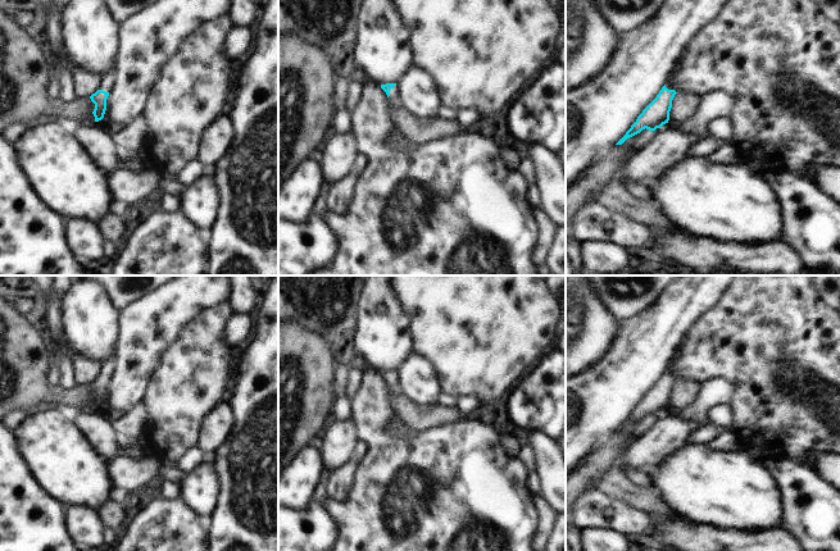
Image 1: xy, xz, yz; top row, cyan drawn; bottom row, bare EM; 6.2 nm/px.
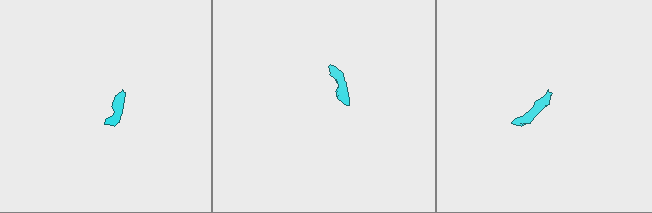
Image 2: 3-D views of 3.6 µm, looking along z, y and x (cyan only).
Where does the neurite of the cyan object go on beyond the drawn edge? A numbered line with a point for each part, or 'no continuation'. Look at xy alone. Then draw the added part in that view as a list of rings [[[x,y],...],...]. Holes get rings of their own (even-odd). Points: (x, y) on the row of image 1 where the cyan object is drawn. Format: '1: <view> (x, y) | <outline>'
1: xy (107, 81) | [[[113,73],[104,74],[104,77],[101,78],[101,85],[99,86],[99,90],[103,90],[105,92],[110,92],[113,82],[114,82]]]

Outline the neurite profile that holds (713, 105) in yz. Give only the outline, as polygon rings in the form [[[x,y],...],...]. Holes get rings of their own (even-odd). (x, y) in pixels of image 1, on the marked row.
[[[722,91],[709,92],[703,96],[696,113],[690,120],[678,126],[681,131],[690,135],[709,137],[708,124],[719,117],[726,117],[734,110],[734,99]]]

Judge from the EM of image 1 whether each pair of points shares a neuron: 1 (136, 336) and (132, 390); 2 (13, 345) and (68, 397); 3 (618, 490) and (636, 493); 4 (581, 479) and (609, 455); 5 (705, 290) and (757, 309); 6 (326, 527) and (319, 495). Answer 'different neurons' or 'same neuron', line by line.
1: same neuron
2: same neuron
3: same neuron
4: same neuron
5: different neurons
6: same neuron

